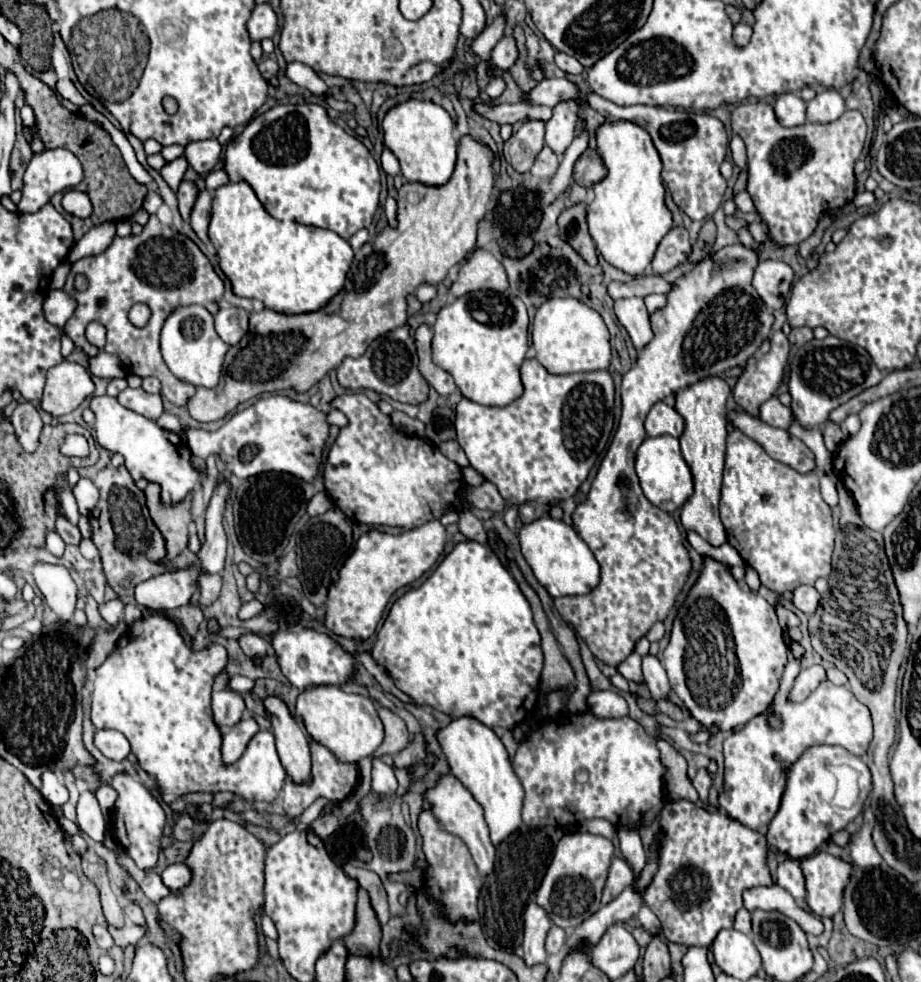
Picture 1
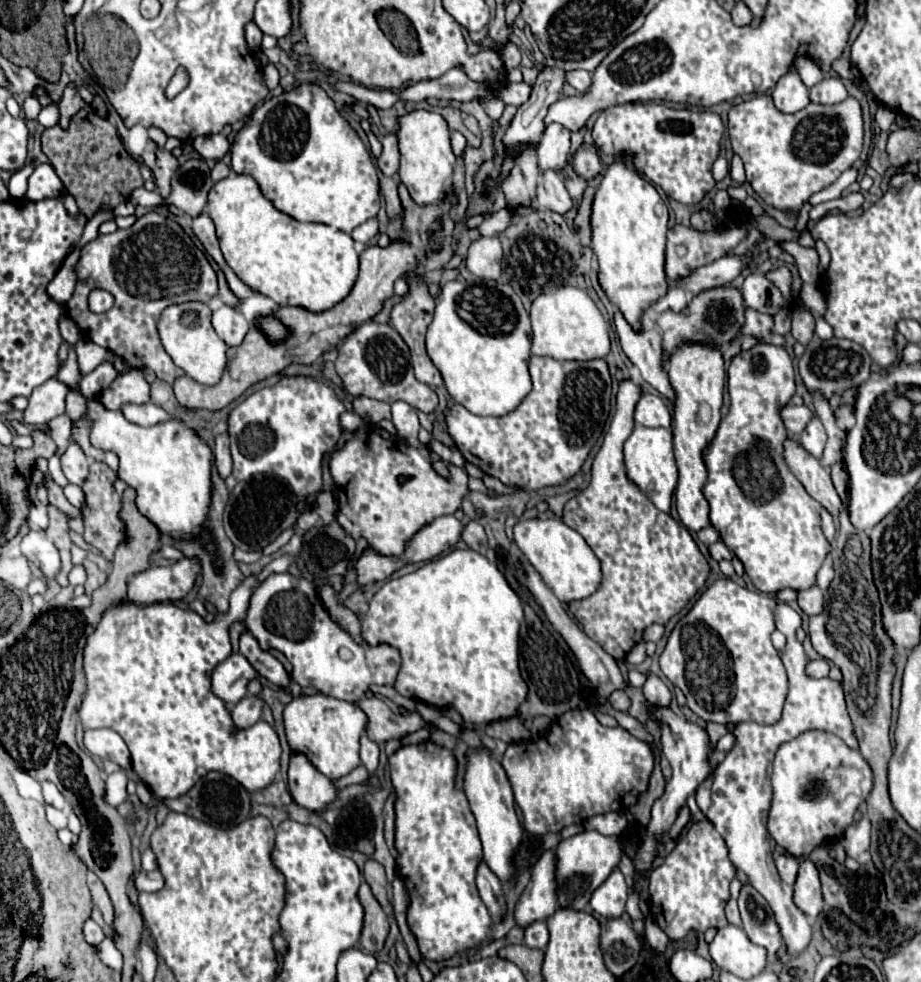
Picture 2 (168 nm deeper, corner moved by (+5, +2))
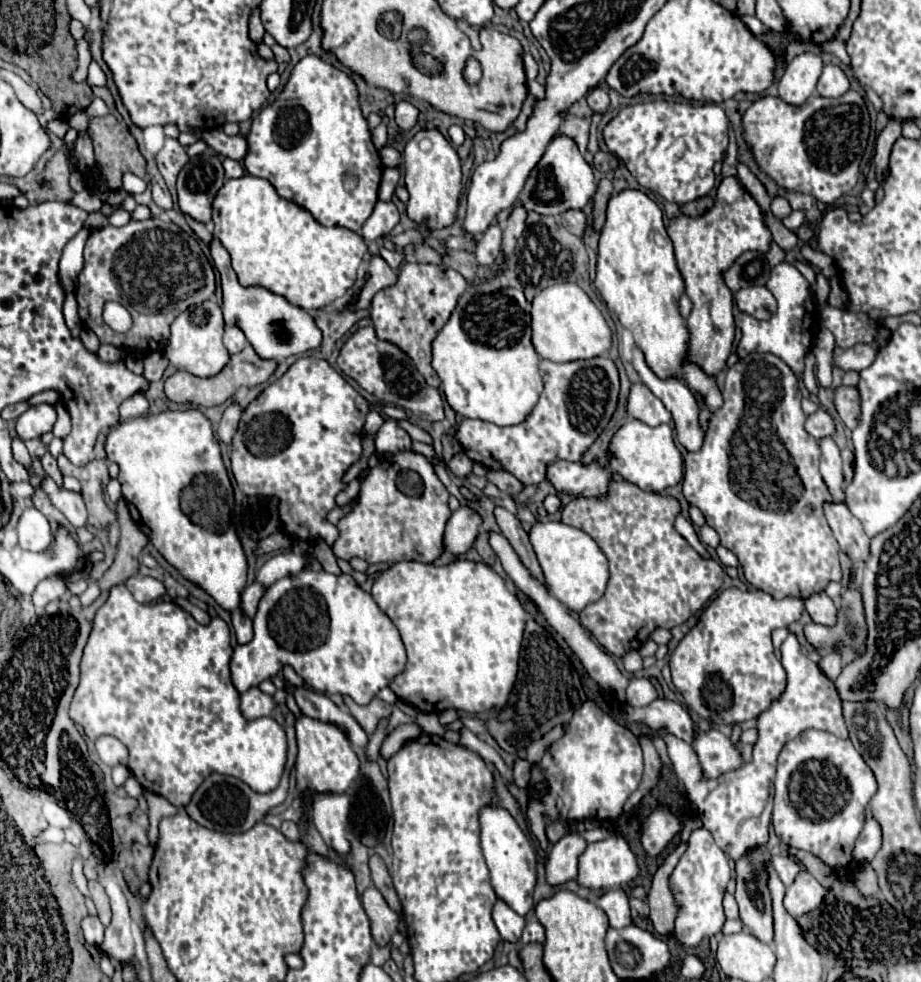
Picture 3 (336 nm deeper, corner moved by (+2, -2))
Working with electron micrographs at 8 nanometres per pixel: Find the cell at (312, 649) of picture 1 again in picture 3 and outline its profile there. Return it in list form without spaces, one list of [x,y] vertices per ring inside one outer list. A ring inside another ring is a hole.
[[[303,572],[295,576],[285,576],[277,580],[261,598],[257,614],[253,618],[253,640],[245,646],[237,646],[231,658],[231,680],[237,692],[241,694],[241,714],[247,720],[265,718],[275,708],[271,696],[263,694],[257,686],[259,682],[275,676],[283,662],[293,666],[293,670],[305,680],[305,686],[313,688],[321,694],[349,694],[357,704],[369,704],[373,696],[389,686],[389,682],[401,674],[405,668],[405,646],[399,638],[393,622],[379,610],[371,594],[355,586],[353,578],[347,574],[333,576],[327,572]],[[359,652],[363,656],[363,664],[357,666],[351,660],[351,654]]]

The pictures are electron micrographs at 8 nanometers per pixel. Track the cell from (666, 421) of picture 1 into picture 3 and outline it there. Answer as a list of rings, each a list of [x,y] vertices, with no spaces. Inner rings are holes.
[[[633,384],[629,394],[629,416],[635,420],[641,420],[649,426],[669,424],[671,412],[663,406],[663,402],[645,386],[645,384]]]

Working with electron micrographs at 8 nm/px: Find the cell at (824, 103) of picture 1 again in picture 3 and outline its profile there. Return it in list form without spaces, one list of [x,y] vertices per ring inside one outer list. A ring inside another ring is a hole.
[[[825,66],[817,82],[817,94],[823,98],[841,98],[849,90],[849,80],[839,66]]]

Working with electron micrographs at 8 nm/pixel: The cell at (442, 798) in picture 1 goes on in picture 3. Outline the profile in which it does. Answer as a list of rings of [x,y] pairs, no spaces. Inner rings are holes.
[[[501,898],[495,900],[493,920],[495,920],[495,926],[497,926],[503,940],[517,942],[521,938],[521,930],[525,926],[525,920],[515,910],[511,910],[505,902],[501,902]]]

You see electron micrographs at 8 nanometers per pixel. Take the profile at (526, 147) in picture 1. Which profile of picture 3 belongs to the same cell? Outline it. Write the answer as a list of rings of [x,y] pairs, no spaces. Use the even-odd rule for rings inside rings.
[[[515,206],[505,228],[503,228],[503,252],[509,256],[517,244],[517,238],[523,234],[527,226],[527,210],[523,206]]]

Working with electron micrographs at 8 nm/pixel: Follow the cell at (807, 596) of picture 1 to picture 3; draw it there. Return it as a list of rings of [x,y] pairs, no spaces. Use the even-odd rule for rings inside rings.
[[[817,592],[813,596],[809,596],[805,600],[805,610],[809,612],[811,620],[815,624],[825,624],[825,626],[833,626],[835,624],[835,604],[833,600],[825,594],[825,592]]]

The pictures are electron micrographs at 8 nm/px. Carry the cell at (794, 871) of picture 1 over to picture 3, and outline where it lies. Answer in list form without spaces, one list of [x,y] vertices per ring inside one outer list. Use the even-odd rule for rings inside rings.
[[[773,856],[771,858],[771,862],[773,862],[773,868],[777,870],[777,874],[779,874],[779,878],[781,878],[781,882],[785,884],[785,886],[791,886],[793,884],[793,880],[795,880],[795,876],[799,874],[799,864],[797,864],[797,860],[795,860],[795,856]]]

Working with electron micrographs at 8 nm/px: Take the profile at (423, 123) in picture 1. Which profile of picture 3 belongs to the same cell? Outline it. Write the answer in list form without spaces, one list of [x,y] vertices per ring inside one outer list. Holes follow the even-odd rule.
[[[419,130],[403,150],[403,176],[405,176],[405,186],[411,194],[407,202],[407,216],[417,222],[417,224],[427,224],[429,228],[443,228],[455,222],[455,212],[459,206],[459,194],[461,194],[461,160],[457,156],[457,150],[449,144],[449,140],[437,130]]]

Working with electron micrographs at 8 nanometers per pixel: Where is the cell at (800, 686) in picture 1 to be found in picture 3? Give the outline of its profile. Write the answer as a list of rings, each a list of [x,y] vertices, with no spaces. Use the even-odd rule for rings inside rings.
[[[829,652],[825,654],[821,660],[819,660],[819,668],[821,672],[829,678],[829,680],[835,680],[841,672],[841,658],[839,658],[839,652]]]

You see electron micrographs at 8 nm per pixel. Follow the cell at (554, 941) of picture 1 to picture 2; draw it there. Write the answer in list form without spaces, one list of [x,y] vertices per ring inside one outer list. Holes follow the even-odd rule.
[[[544,920],[532,922],[530,926],[526,926],[526,930],[524,930],[524,944],[526,946],[544,950],[546,948],[546,942],[548,942],[548,928],[546,928],[546,922]]]

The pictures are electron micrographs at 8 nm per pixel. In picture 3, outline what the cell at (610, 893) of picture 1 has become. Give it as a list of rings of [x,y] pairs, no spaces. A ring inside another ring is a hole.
[[[611,888],[593,900],[609,916],[611,928],[625,928],[631,924],[629,896],[621,888]]]

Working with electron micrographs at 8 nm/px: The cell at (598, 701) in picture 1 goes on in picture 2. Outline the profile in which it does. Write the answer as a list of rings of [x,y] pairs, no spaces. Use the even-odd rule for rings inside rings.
[[[614,690],[614,692],[610,694],[610,704],[612,704],[616,710],[626,712],[626,710],[630,708],[630,698],[628,698],[628,694],[626,694],[624,690]]]

